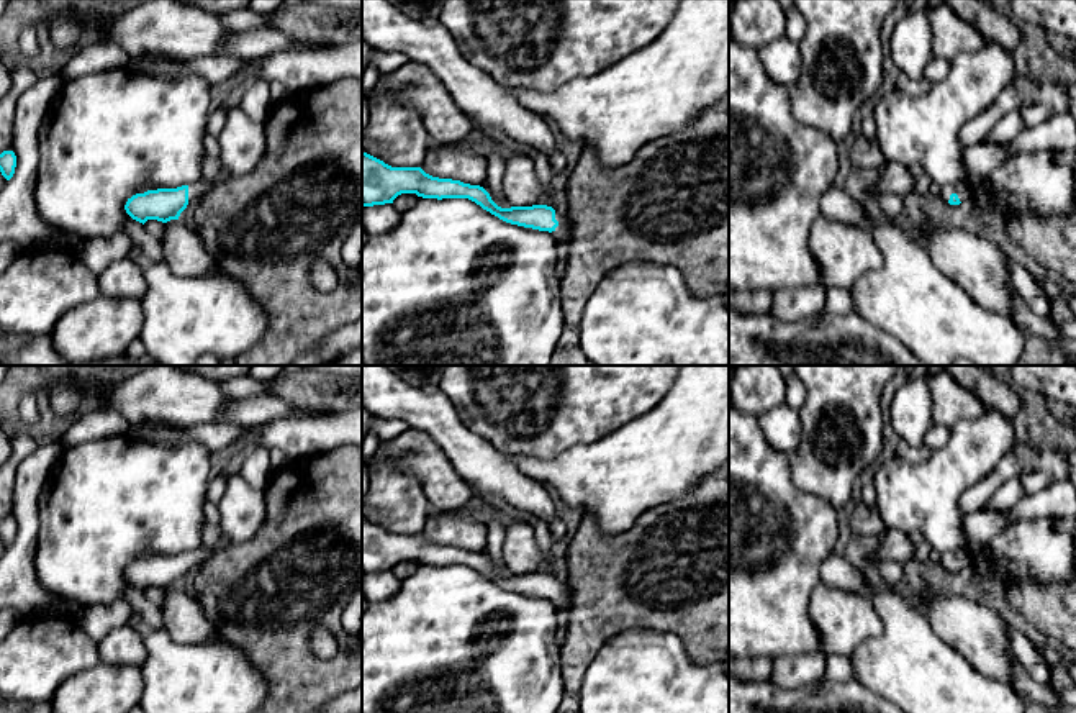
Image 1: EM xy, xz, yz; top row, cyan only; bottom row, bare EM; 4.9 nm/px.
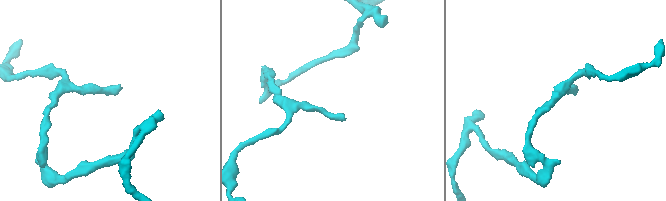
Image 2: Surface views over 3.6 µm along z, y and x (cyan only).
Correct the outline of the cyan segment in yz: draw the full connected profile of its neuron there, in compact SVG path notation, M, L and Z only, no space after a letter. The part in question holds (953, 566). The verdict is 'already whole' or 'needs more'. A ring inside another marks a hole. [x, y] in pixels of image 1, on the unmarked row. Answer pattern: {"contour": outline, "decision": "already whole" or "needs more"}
{"contour": "M958 549L958 551L952 551L952 552L940 554L938 556L938 561L950 572L960 572L966 565L970 565L970 554L968 554L966 549Z", "decision": "needs more"}

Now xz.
{"contour": "M362 518L362 574L393 570L401 561L416 561L423 565L437 567L468 565L506 590L549 598L555 606L563 605L568 608L573 598L568 582L560 582L552 574L501 575L480 552L432 544L421 534L391 534Z", "decision": "needs more"}

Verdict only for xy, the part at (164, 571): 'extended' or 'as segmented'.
extended

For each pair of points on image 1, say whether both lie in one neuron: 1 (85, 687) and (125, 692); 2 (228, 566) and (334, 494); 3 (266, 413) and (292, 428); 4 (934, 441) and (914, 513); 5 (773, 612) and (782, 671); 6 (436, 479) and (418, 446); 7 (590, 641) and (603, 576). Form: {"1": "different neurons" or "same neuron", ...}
{"1": "same neuron", "2": "same neuron", "3": "different neurons", "4": "different neurons", "5": "different neurons", "6": "same neuron", "7": "same neuron"}

